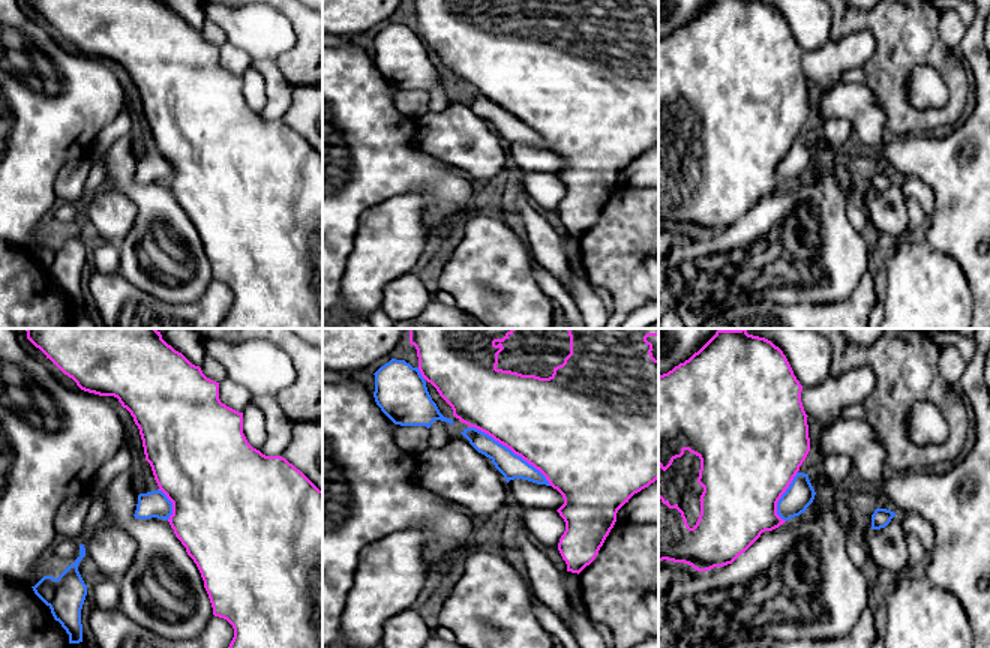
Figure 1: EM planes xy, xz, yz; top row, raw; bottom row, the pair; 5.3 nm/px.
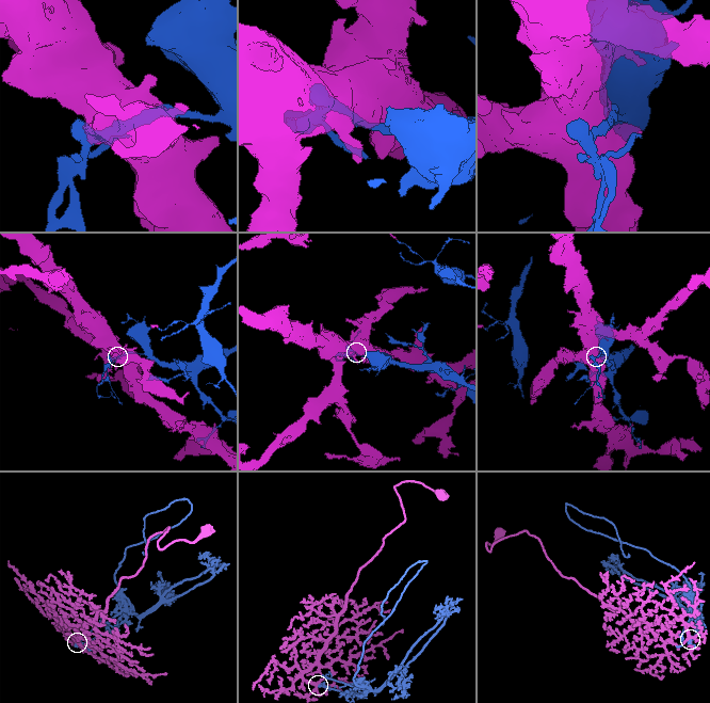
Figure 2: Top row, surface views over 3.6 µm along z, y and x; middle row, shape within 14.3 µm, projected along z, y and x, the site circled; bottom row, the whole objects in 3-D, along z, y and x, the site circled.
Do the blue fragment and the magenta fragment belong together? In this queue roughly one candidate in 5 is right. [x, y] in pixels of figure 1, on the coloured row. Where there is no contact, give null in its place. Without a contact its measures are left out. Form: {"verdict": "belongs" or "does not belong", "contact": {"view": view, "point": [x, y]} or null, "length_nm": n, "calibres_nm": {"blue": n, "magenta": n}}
{"verdict": "does not belong", "contact": {"view": "xz", "point": [510, 450]}, "length_nm": 550, "calibres_nm": {"blue": 140, "magenta": 460}}

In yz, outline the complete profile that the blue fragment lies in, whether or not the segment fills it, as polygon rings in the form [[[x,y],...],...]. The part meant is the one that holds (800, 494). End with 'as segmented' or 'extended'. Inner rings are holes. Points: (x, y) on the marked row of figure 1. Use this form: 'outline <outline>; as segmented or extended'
outline [[[796,472],[792,483],[777,502],[777,514],[783,520],[800,516],[814,500],[814,489],[808,480],[808,474]]]; as segmented

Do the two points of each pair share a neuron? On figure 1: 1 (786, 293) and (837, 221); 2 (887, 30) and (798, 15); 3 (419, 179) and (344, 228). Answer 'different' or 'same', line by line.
1: same
2: different
3: same

